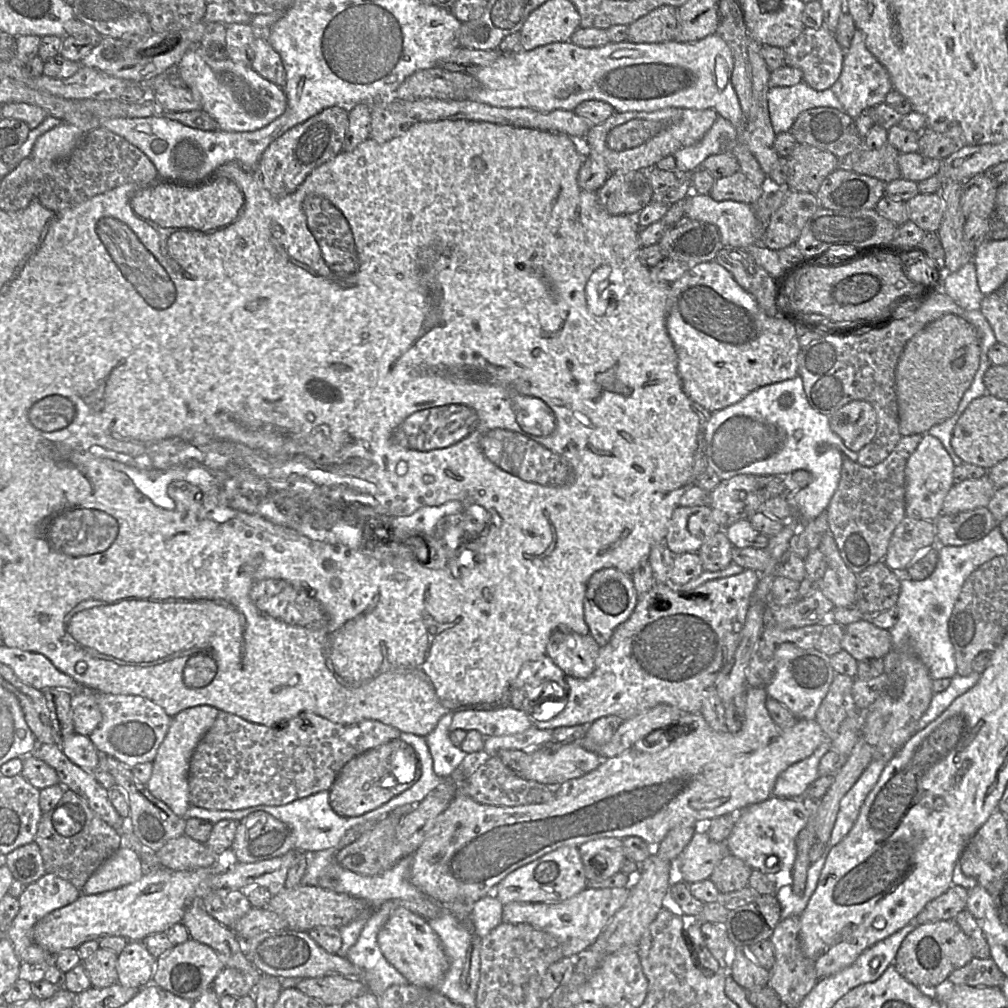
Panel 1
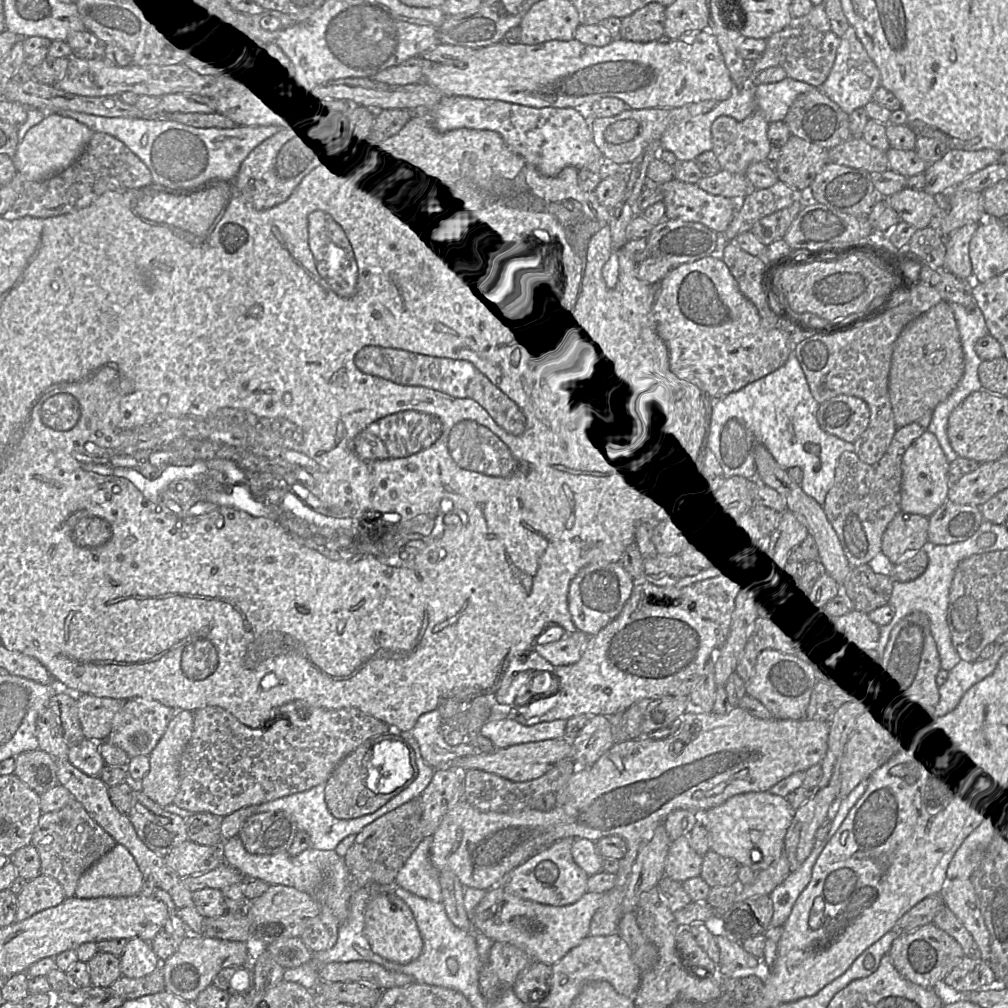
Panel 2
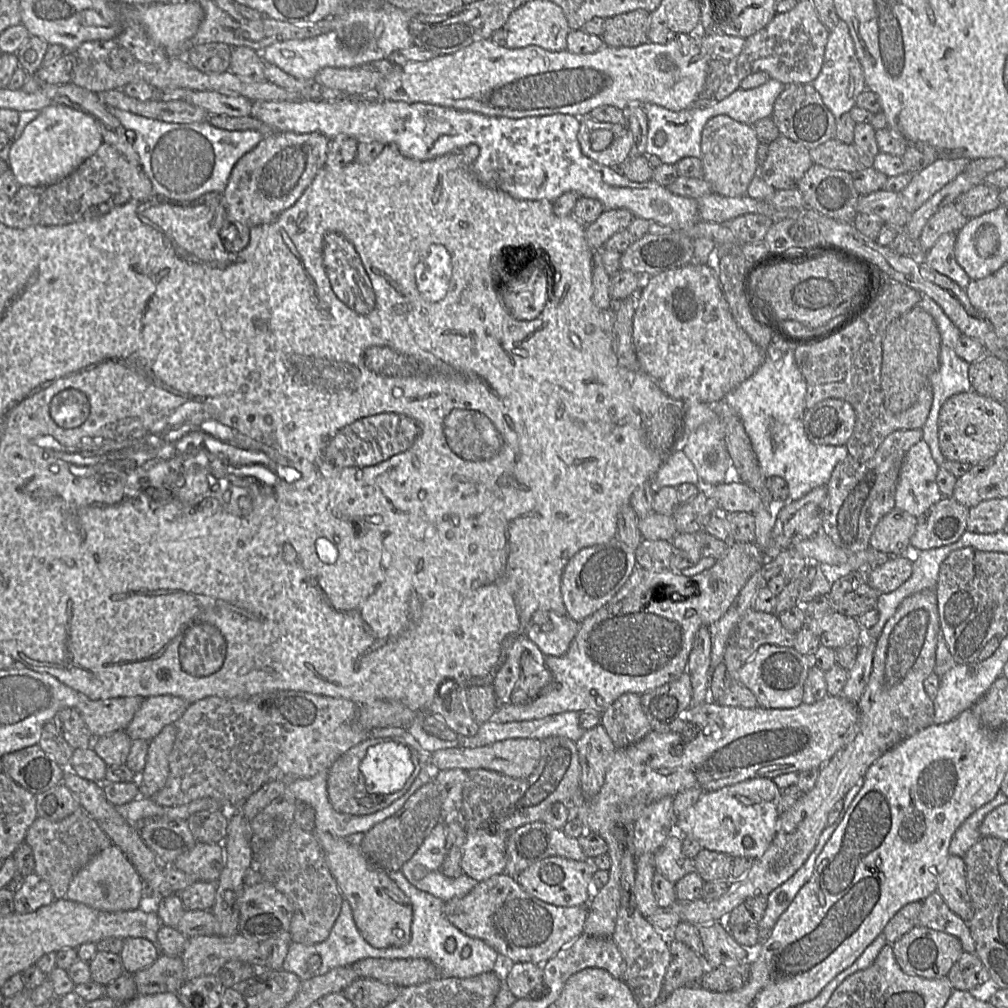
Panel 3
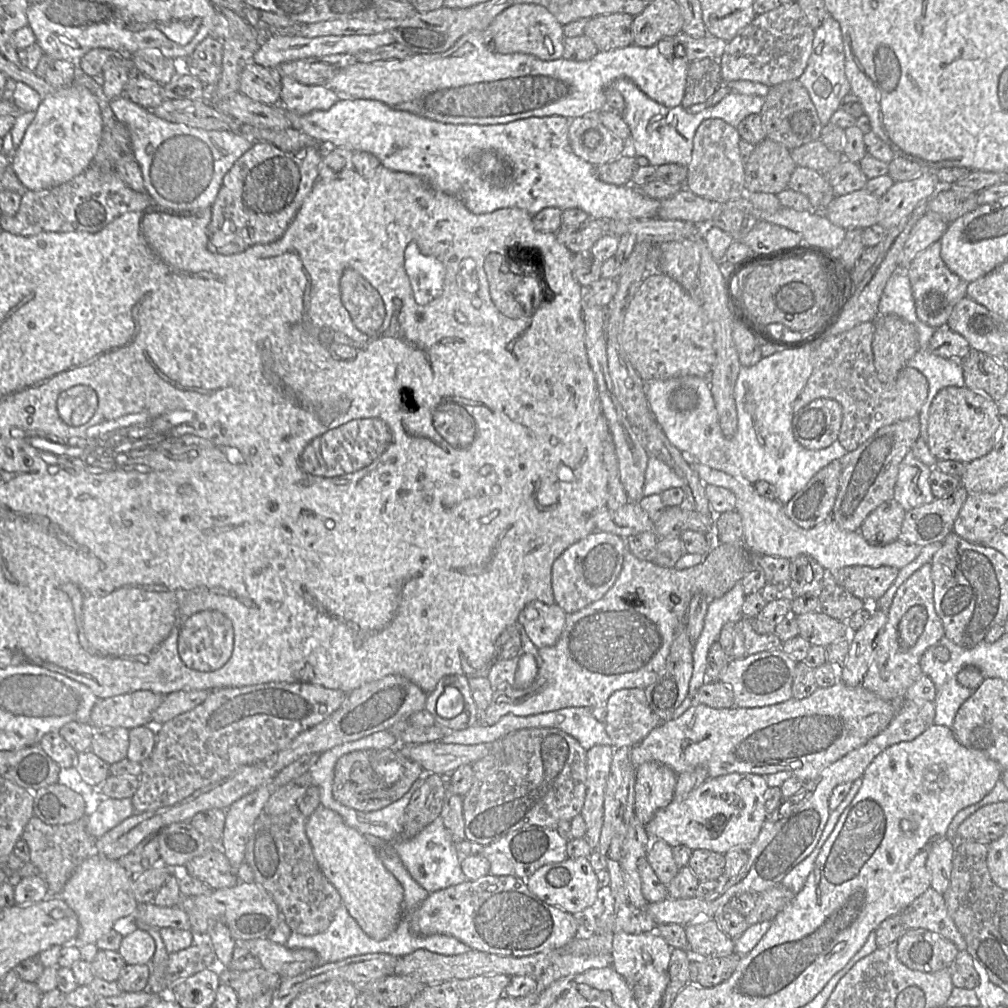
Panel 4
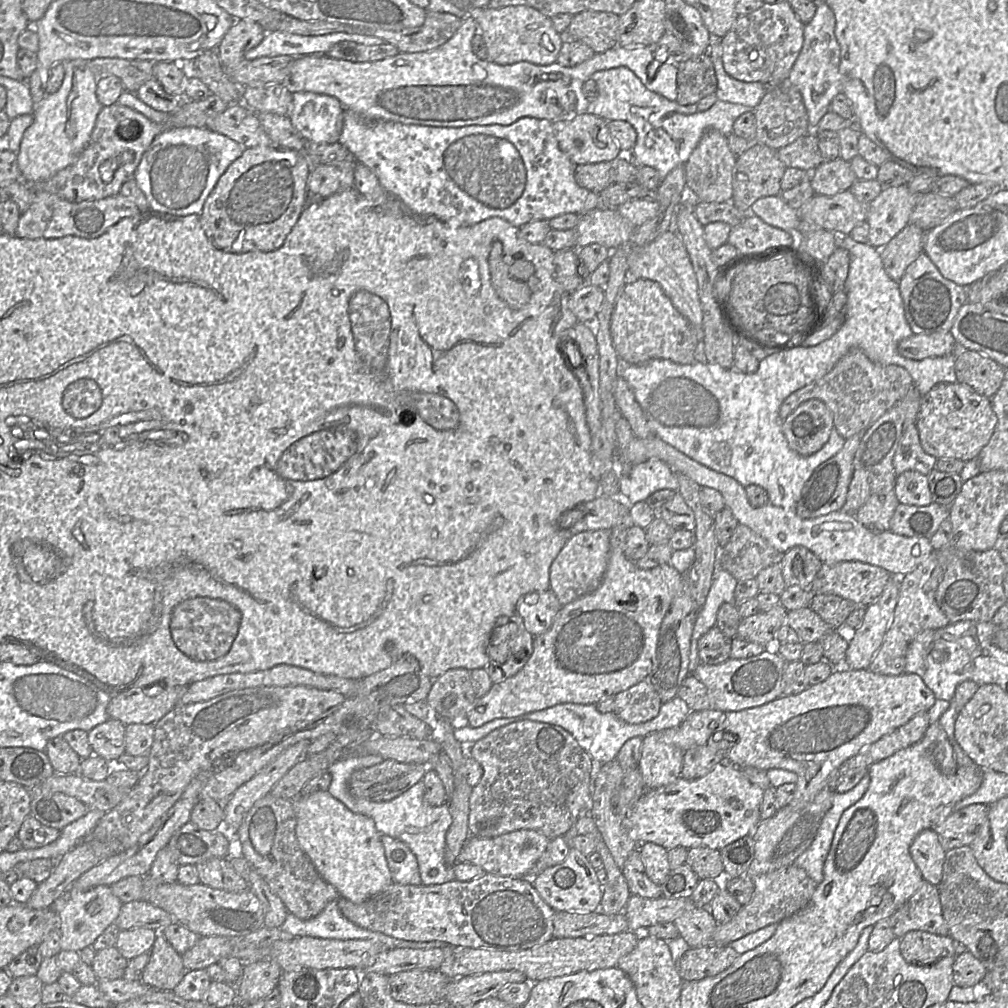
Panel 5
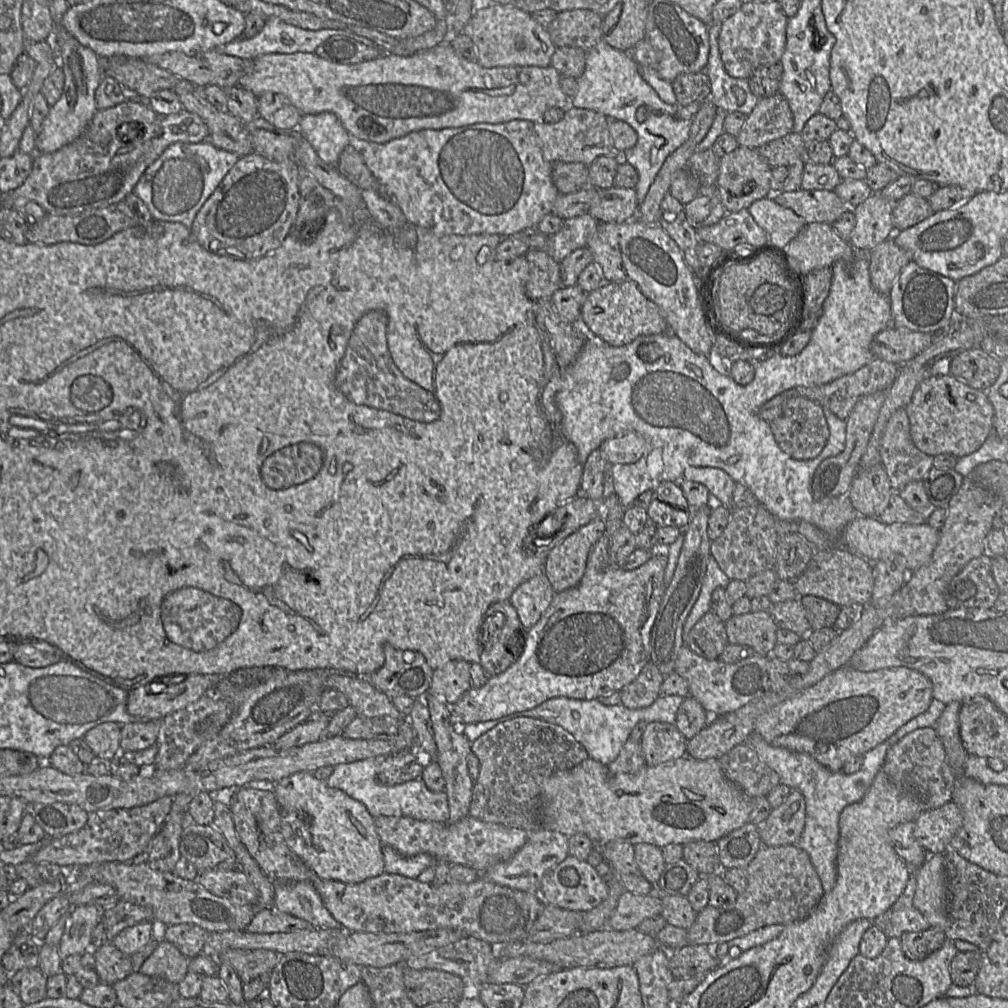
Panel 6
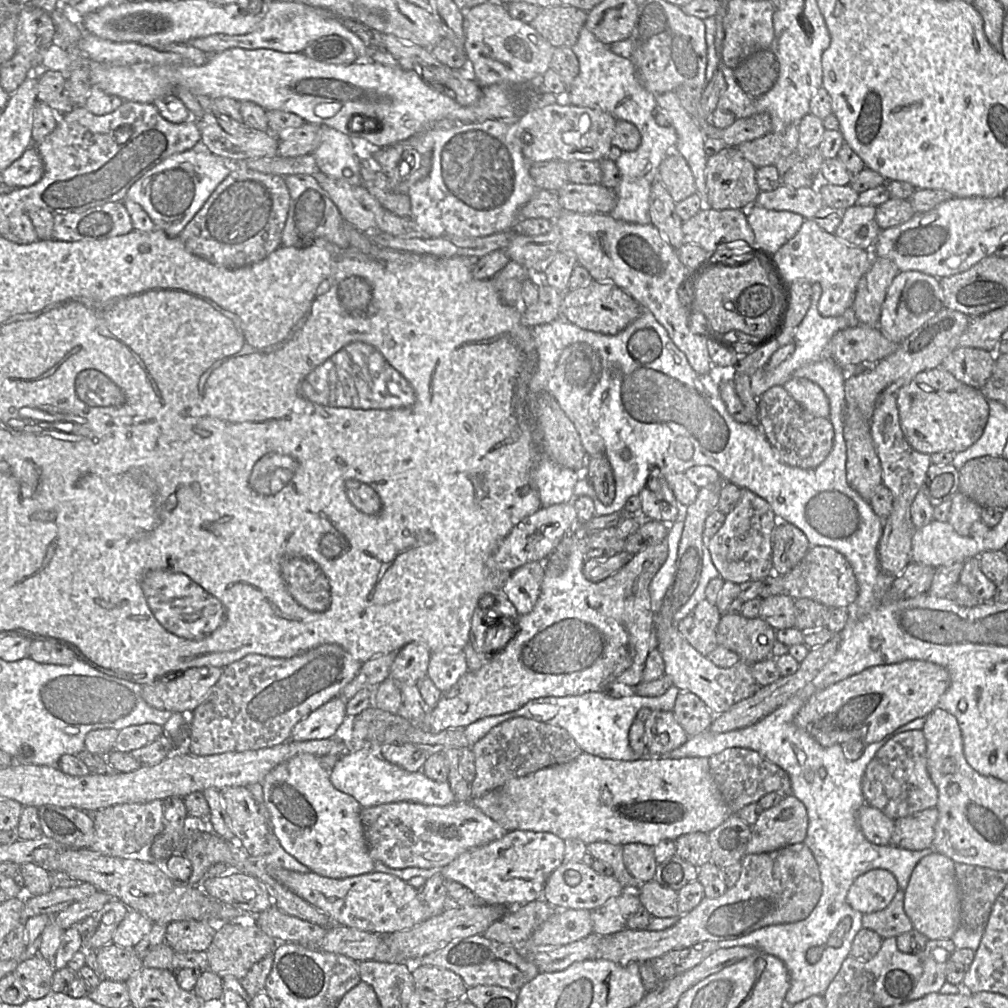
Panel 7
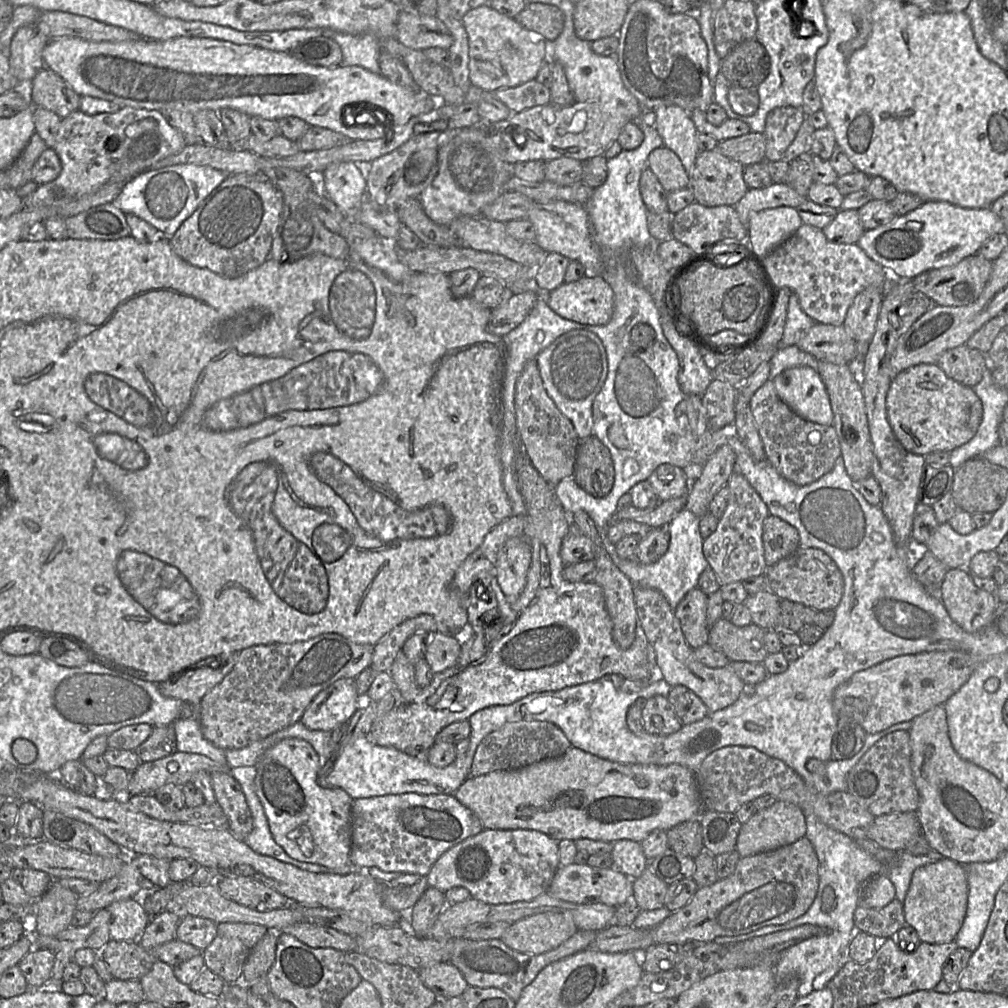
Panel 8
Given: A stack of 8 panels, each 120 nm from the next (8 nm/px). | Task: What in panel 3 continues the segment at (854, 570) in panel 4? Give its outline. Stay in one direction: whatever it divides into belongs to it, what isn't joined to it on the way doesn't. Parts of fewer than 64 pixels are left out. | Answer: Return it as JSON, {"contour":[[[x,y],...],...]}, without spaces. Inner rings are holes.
{"contour":[[[898,555],[862,572],[866,574],[866,581],[870,587],[879,593],[888,593],[900,587],[910,578],[912,565],[913,562],[908,555]]]}

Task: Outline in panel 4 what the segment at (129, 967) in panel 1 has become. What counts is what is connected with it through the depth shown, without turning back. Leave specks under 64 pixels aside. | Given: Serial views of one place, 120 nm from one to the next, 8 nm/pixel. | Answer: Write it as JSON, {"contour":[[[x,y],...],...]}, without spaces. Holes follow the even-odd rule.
{"contour":[[[135,921],[124,923],[124,936],[118,950],[127,965],[150,963],[156,945],[152,936],[136,927]]]}

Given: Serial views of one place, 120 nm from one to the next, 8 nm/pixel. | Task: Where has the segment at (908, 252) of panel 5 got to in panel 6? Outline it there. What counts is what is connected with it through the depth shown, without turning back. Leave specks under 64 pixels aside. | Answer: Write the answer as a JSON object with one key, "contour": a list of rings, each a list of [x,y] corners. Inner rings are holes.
{"contour":[[[887,239],[868,252],[871,284],[875,290],[888,295],[901,270],[912,260],[911,255]]]}

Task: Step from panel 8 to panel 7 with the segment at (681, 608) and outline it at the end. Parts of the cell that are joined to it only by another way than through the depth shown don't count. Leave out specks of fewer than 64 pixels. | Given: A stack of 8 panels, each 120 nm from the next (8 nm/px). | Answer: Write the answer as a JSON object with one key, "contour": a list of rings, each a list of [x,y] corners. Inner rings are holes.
{"contour":[[[707,599],[697,604],[694,610],[679,621],[677,629],[681,635],[703,656],[717,648],[716,630],[722,613]]]}

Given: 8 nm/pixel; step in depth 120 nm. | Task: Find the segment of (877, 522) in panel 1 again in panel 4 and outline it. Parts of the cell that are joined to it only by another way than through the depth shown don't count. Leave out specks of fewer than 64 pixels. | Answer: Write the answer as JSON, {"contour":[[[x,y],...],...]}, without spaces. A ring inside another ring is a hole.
{"contour":[[[918,416],[899,421],[877,430],[856,450],[840,459],[839,488],[831,519],[846,531],[860,531],[866,517],[882,503],[894,498],[899,466],[920,435]]]}

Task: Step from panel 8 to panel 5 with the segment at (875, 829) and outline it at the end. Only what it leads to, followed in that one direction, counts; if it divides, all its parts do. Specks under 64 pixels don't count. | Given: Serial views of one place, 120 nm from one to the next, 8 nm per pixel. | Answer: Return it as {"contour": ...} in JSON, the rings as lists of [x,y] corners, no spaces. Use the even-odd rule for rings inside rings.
{"contour":[[[973,804],[950,813],[933,830],[945,851],[970,845],[987,821],[990,805]]]}

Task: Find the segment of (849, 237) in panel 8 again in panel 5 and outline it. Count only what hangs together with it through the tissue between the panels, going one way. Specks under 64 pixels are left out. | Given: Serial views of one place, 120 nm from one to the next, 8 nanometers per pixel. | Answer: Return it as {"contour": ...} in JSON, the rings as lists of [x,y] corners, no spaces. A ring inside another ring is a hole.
{"contour":[[[907,185],[891,187],[868,203],[866,222],[869,225],[870,246],[881,249],[909,223],[909,216],[919,195],[909,191]]]}

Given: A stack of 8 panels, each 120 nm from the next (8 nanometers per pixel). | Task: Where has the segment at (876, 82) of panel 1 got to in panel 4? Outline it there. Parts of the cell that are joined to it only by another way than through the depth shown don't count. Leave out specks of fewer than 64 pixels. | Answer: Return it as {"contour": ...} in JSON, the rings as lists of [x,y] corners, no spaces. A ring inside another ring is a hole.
{"contour":[[[831,15],[815,29],[812,52],[798,81],[807,89],[823,126],[828,124],[833,113],[840,109],[842,98],[851,93],[845,74],[845,52],[840,24]]]}

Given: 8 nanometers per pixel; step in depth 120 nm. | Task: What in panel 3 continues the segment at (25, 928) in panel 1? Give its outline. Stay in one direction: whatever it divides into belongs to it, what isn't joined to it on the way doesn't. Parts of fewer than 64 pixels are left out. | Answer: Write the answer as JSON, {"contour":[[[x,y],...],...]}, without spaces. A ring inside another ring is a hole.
{"contour":[[[34,872],[24,877],[20,889],[14,893],[15,912],[26,914],[54,901],[50,884]]]}

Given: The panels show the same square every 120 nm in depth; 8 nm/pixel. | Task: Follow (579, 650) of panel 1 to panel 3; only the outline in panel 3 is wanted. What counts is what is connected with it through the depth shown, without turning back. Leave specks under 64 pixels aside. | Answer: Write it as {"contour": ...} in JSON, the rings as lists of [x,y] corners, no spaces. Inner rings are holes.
{"contour":[[[539,610],[532,615],[526,636],[545,656],[559,657],[567,652],[578,629],[579,623],[568,614]]]}

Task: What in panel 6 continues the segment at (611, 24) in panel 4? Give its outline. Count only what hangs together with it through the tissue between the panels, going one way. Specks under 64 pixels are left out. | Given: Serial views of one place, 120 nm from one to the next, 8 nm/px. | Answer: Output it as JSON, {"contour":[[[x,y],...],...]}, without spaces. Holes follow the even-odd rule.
{"contour":[[[588,9],[558,12],[546,27],[556,48],[576,47],[585,51],[602,40],[603,16]]]}

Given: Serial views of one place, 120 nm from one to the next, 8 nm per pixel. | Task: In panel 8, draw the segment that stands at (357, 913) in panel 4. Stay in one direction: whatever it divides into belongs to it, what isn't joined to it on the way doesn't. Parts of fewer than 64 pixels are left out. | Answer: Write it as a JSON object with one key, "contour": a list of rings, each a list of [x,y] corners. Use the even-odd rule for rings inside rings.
{"contour":[[[285,738],[266,750],[256,763],[255,791],[274,840],[288,856],[301,862],[324,866],[328,869],[327,873],[345,875],[356,870],[350,859],[353,799],[341,788],[323,788],[317,783],[319,770],[324,763],[307,741]]]}

